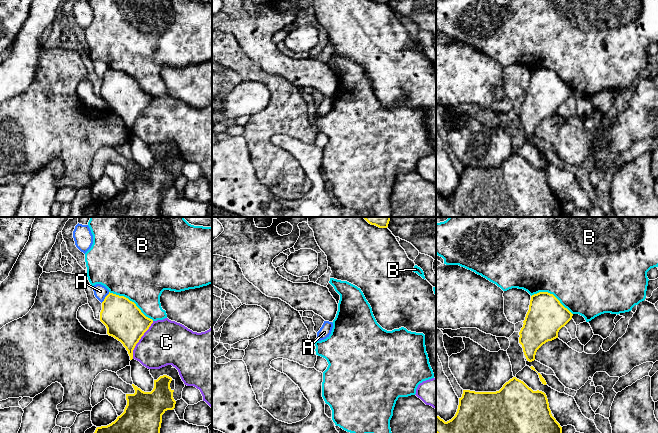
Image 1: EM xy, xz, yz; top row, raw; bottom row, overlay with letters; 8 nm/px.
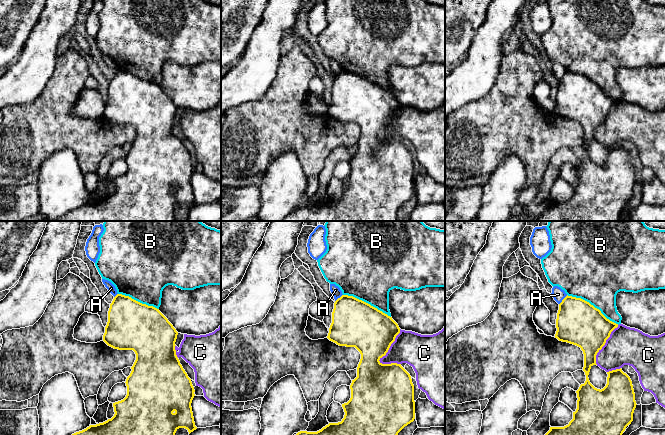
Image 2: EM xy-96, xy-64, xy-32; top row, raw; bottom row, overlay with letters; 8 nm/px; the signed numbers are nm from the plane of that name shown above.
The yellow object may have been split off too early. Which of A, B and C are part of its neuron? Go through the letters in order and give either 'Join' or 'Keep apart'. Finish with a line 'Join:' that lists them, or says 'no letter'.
A: Keep apart
B: Keep apart
C: Keep apart
Join: no letter

